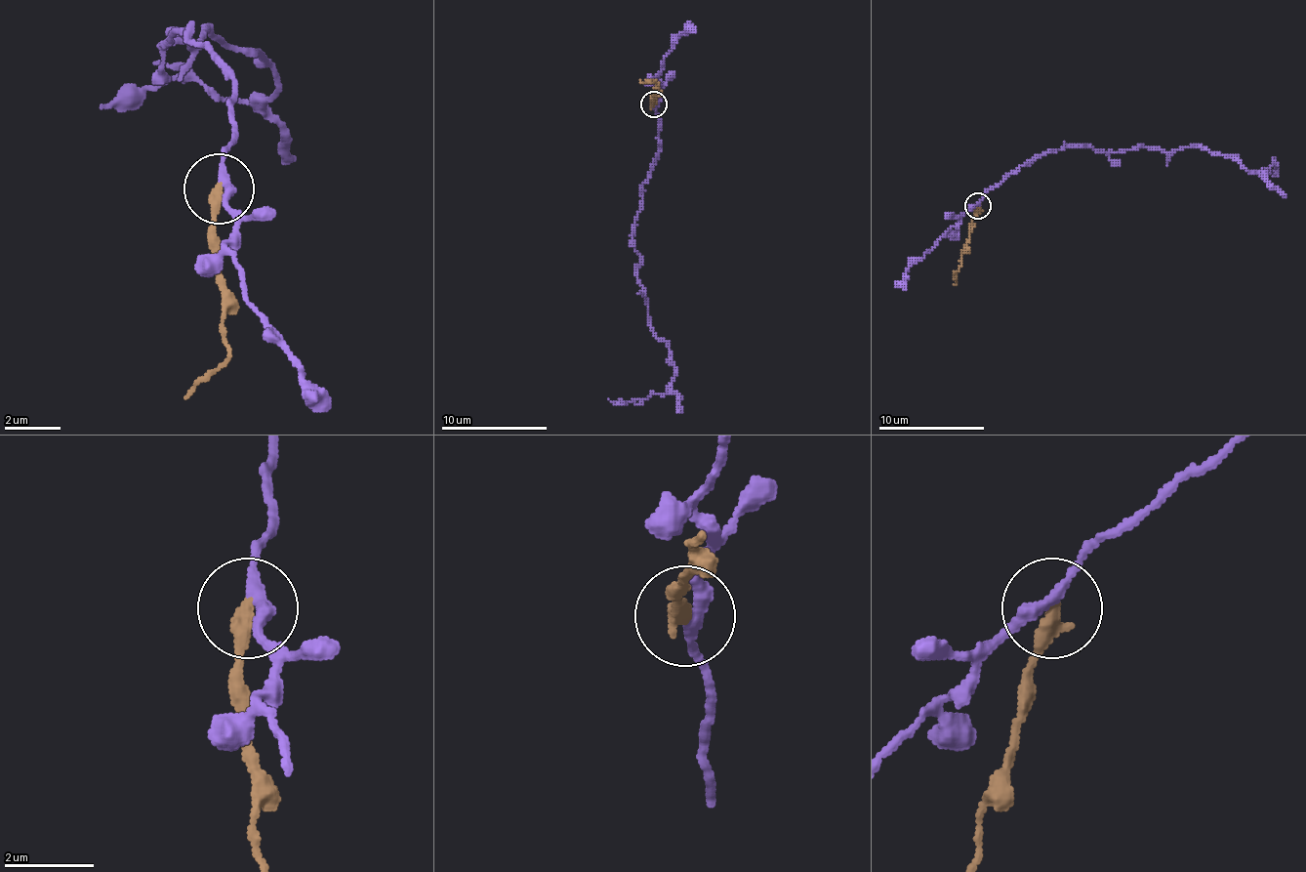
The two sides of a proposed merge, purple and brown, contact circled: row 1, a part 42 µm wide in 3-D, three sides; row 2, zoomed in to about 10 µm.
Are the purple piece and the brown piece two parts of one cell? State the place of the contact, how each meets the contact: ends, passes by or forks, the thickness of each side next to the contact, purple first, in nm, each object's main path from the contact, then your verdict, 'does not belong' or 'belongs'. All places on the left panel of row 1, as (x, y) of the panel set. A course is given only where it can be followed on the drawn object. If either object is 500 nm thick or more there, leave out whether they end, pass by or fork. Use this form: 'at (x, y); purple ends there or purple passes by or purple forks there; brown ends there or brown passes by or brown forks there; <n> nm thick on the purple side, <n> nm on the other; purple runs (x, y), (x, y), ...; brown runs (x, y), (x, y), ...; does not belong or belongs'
at (219, 188); purple passes by; brown ends there; 280 nm thick on the purple side, 380 nm on the other; purple runs (224, 186), (231, 82), (189, 33), (161, 47), (203, 33), (252, 54), (272, 96), (175, 82), (99, 110); brown runs (217, 186), (217, 284), (231, 354), (183, 395); does not belong

